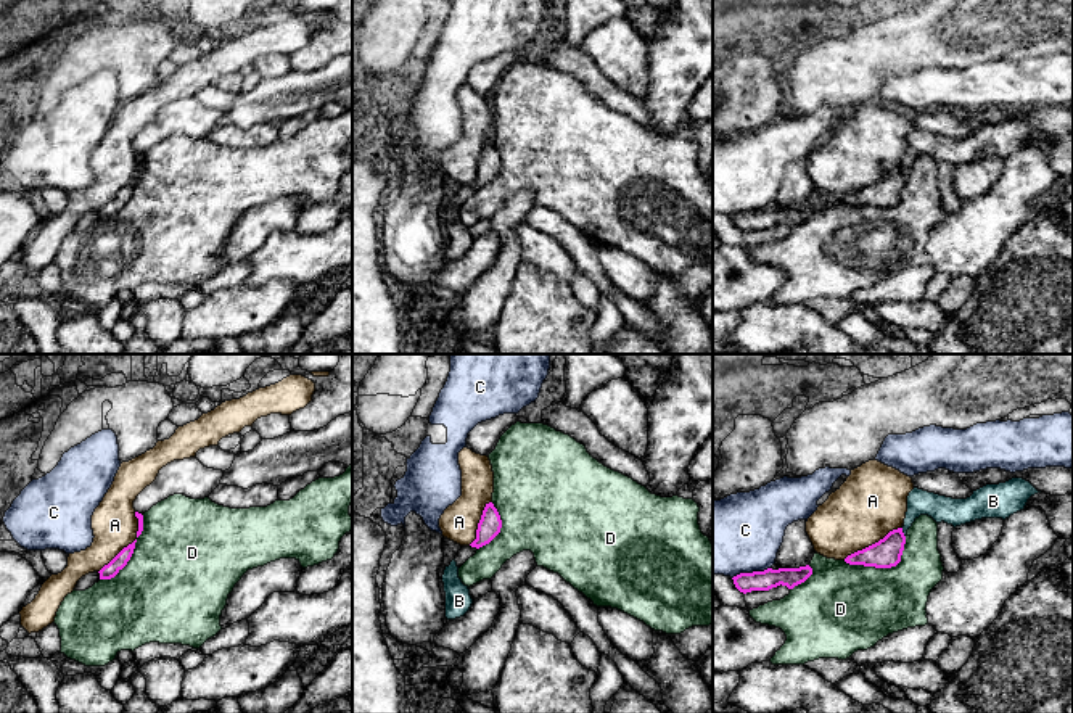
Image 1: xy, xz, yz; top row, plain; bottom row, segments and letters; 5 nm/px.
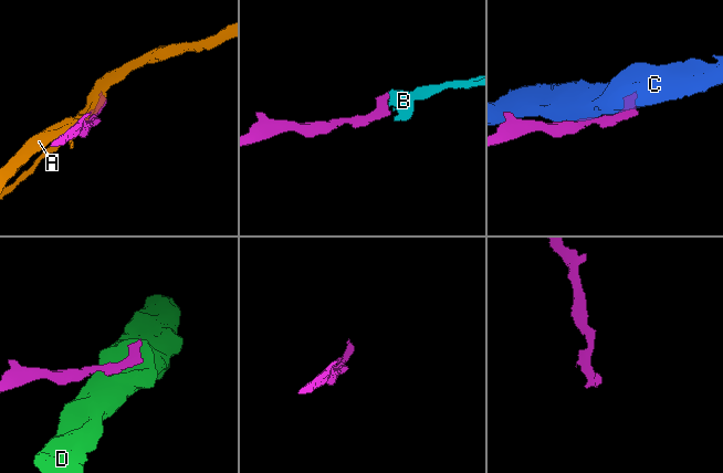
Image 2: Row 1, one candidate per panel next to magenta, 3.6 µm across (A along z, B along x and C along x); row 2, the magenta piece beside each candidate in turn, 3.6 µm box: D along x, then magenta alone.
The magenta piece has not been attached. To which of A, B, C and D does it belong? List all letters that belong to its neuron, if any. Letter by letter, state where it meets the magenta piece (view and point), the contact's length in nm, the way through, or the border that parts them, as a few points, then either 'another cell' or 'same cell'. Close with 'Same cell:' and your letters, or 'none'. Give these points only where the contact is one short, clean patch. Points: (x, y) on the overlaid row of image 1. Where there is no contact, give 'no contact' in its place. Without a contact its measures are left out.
A: xy (129, 544) | 360 nm | another cell
B: yz (903, 533) | 50 nm | same cell
C: yz (750, 573) | 200 nm | another cell
D: yz (883, 567) | 340 nm | another cell
Same cell: B

